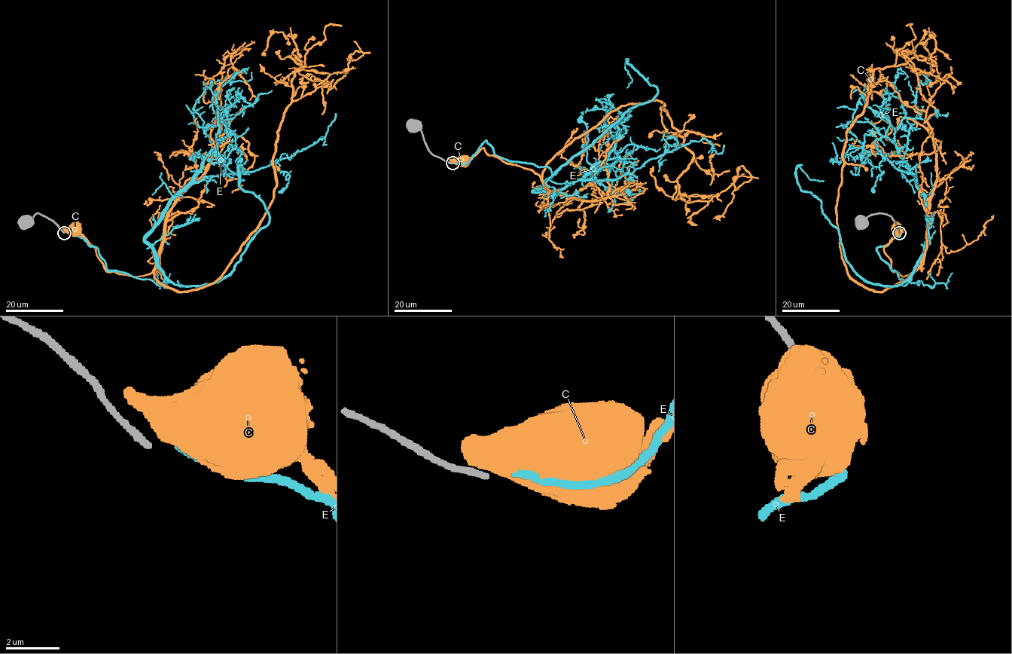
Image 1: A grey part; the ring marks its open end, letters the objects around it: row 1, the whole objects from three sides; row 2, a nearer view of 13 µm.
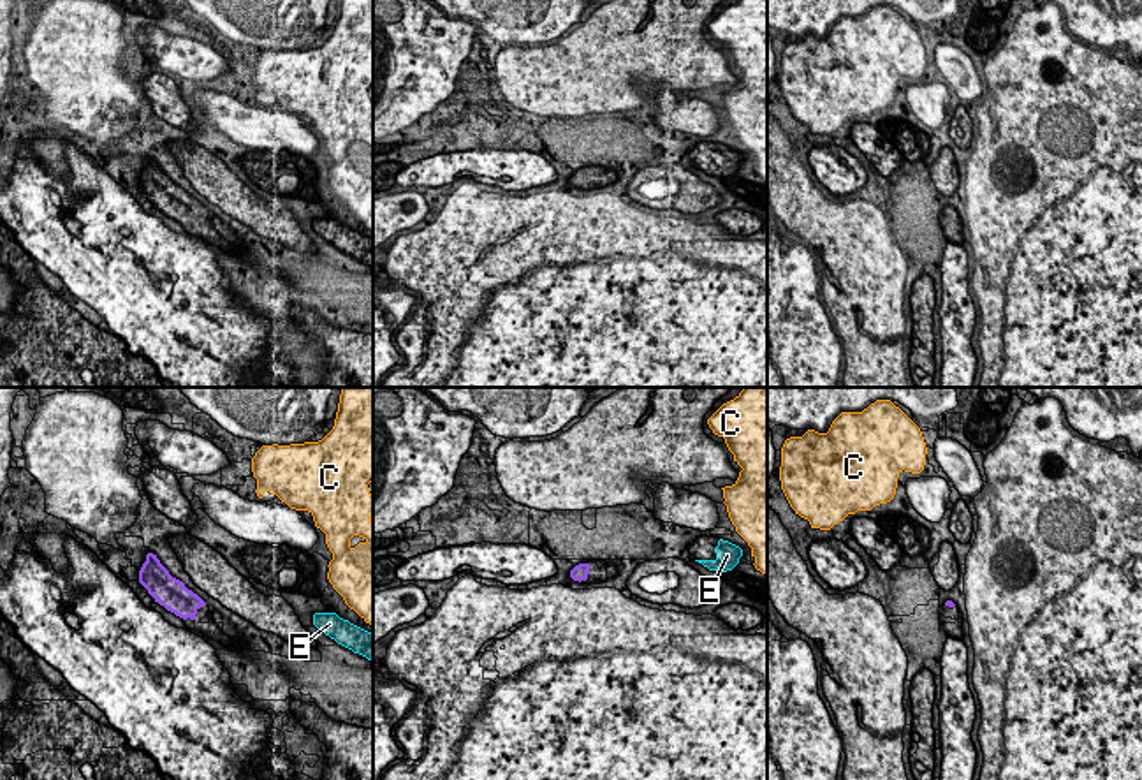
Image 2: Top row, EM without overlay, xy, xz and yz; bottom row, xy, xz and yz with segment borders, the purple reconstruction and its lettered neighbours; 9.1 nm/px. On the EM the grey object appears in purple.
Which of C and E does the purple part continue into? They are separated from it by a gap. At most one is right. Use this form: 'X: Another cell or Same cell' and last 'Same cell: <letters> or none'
C: Another cell
E: Another cell
Same cell: none

